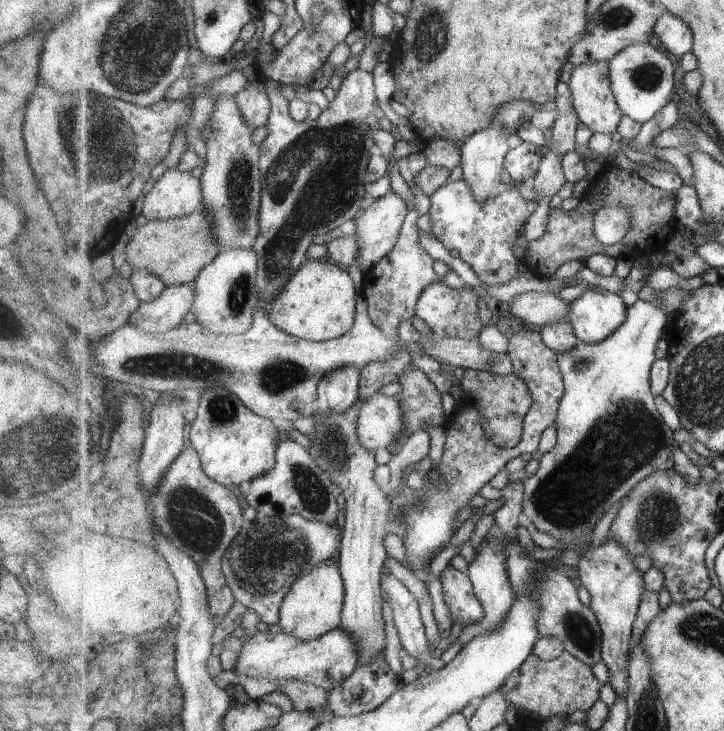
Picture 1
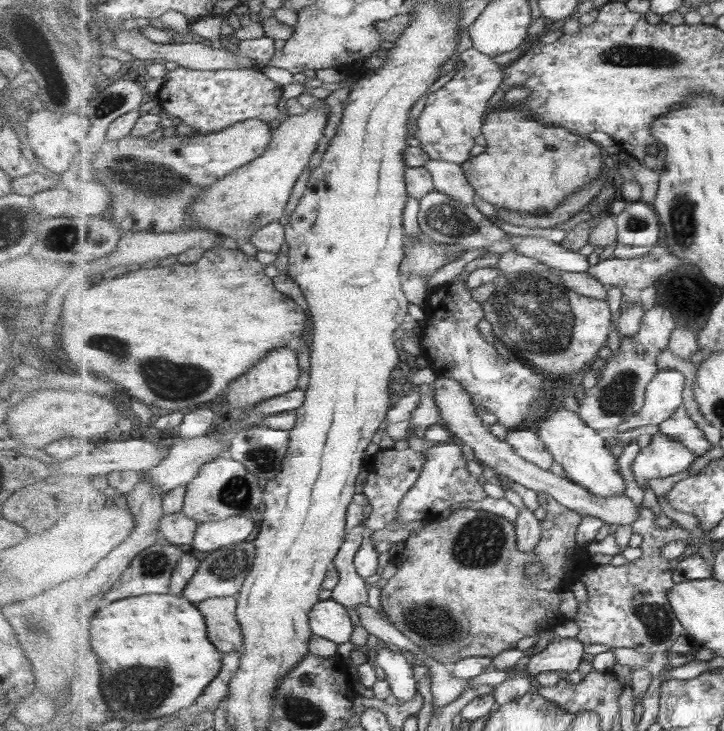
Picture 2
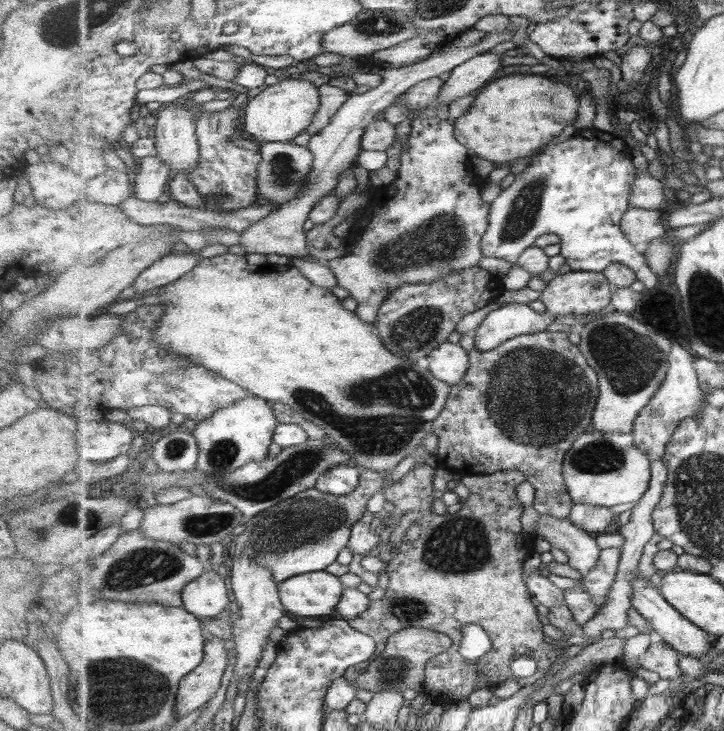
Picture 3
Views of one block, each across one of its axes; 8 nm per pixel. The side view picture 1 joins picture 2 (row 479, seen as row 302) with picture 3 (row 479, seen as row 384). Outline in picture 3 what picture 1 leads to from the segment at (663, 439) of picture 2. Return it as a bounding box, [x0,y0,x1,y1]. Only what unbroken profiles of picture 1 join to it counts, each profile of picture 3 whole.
[563,432,652,508]

